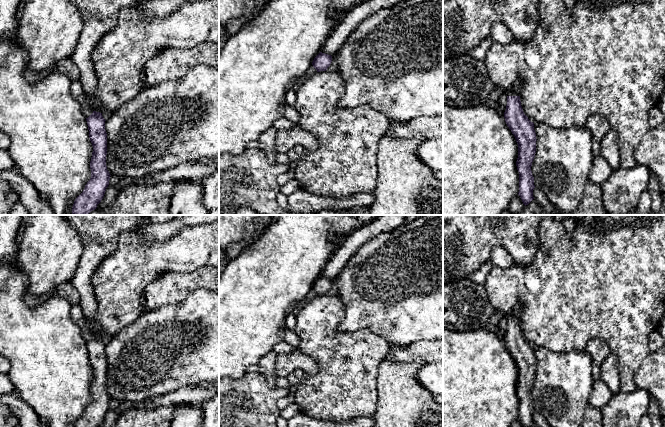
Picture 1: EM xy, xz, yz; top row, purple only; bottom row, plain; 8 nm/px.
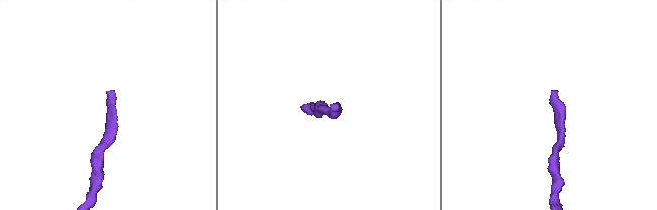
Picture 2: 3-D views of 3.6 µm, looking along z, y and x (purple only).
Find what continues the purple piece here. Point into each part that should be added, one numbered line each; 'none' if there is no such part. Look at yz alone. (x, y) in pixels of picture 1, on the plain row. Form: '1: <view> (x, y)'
1: yz (515, 313)

